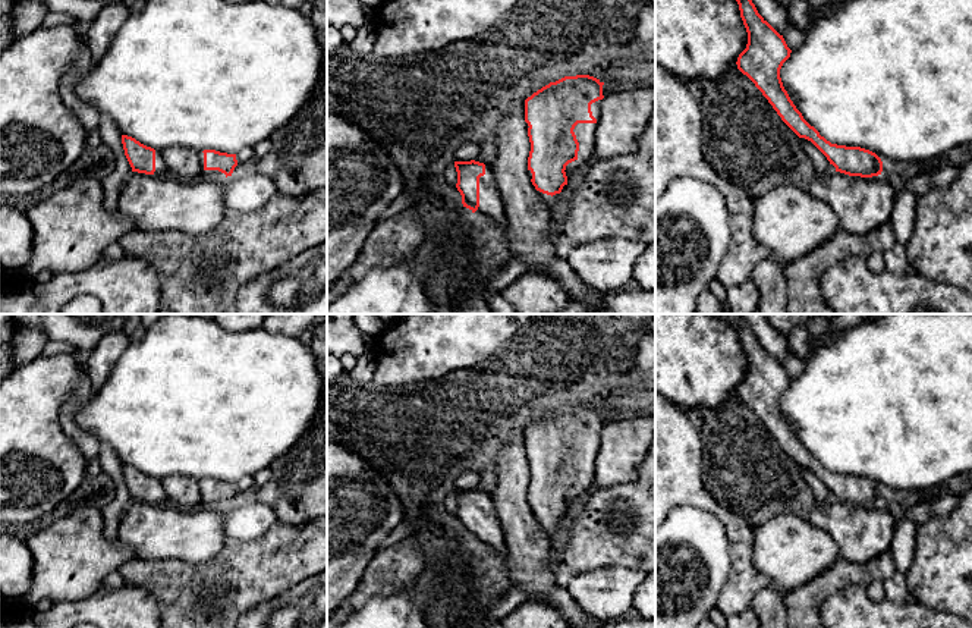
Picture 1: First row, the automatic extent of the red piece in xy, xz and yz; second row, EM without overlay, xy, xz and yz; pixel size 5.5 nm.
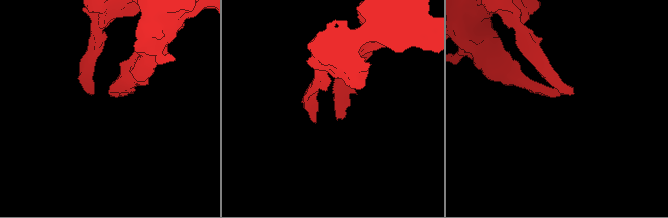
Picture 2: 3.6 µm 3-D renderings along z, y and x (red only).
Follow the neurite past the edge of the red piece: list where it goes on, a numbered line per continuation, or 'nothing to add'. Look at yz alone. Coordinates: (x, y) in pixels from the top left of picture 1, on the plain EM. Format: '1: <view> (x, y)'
nothing to add

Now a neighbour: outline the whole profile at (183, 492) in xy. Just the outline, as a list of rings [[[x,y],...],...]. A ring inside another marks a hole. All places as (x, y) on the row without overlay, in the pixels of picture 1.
[[[166,475],[161,478],[169,505],[180,509],[194,509],[201,506],[199,480],[189,475]]]

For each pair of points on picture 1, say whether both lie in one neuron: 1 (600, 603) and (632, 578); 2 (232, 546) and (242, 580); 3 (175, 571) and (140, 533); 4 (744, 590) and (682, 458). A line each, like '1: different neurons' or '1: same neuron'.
1: same neuron
2: same neuron
3: different neurons
4: same neuron

